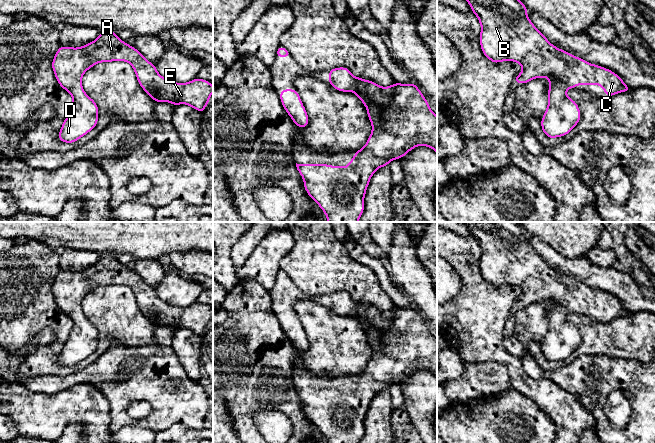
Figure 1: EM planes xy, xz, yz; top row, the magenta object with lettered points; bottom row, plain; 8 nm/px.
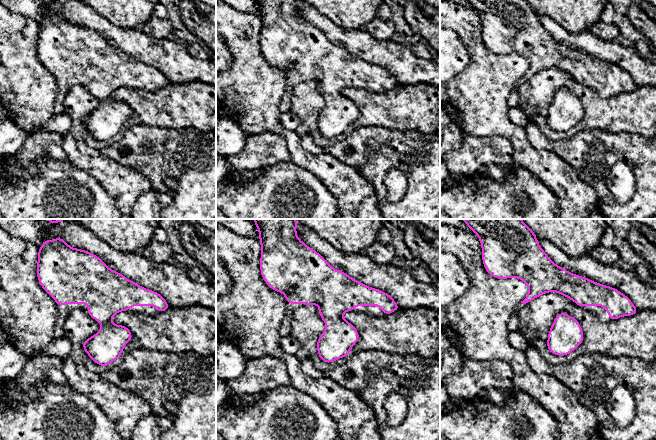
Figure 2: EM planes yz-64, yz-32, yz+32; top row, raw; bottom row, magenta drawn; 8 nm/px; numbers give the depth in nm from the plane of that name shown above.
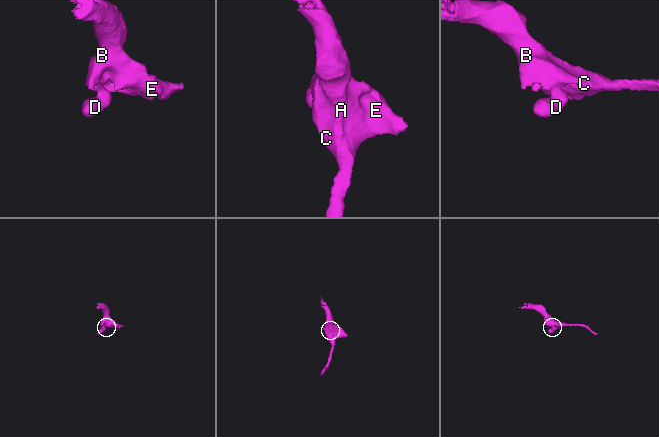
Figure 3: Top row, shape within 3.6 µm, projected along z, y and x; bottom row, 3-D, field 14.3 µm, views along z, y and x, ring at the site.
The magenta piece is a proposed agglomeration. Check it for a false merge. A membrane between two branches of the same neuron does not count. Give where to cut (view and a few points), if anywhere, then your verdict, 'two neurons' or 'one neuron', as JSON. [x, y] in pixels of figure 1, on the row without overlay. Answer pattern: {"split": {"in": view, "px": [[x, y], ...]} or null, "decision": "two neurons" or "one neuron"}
{"split": null, "decision": "one neuron"}

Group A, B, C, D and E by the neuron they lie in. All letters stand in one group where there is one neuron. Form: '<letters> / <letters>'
A B C D E

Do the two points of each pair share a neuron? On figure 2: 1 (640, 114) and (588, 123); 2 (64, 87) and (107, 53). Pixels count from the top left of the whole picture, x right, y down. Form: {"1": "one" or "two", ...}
{"1": "one", "2": "one"}

